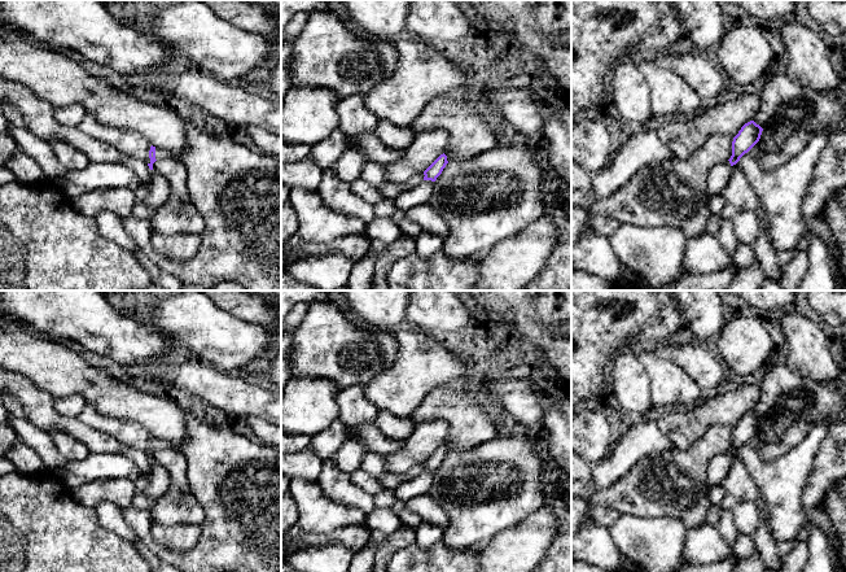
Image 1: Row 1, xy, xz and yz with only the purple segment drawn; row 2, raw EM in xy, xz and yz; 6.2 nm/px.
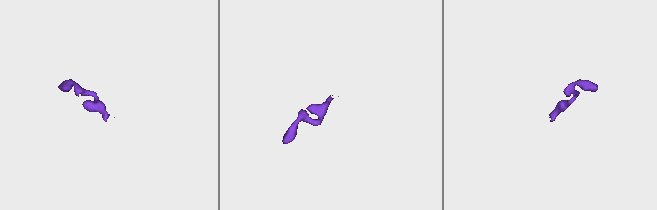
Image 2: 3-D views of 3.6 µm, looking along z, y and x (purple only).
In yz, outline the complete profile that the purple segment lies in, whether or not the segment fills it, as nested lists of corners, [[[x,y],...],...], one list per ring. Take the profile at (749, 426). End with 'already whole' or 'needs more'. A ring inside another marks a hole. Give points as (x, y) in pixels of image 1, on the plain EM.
[[[754,411],[745,414],[732,432],[732,446],[728,450],[731,457],[748,444],[760,429],[763,419]]]; already whole

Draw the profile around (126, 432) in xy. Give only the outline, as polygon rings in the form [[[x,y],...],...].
[[[86,403],[83,411],[76,418],[84,425],[114,437],[120,445],[150,454],[149,441],[152,435],[144,425],[136,422],[104,416],[91,403]]]

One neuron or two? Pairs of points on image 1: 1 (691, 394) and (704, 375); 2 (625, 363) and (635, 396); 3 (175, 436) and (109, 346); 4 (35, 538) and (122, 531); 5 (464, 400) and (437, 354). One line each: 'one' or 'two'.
1: two
2: one
3: two
4: two
5: two

